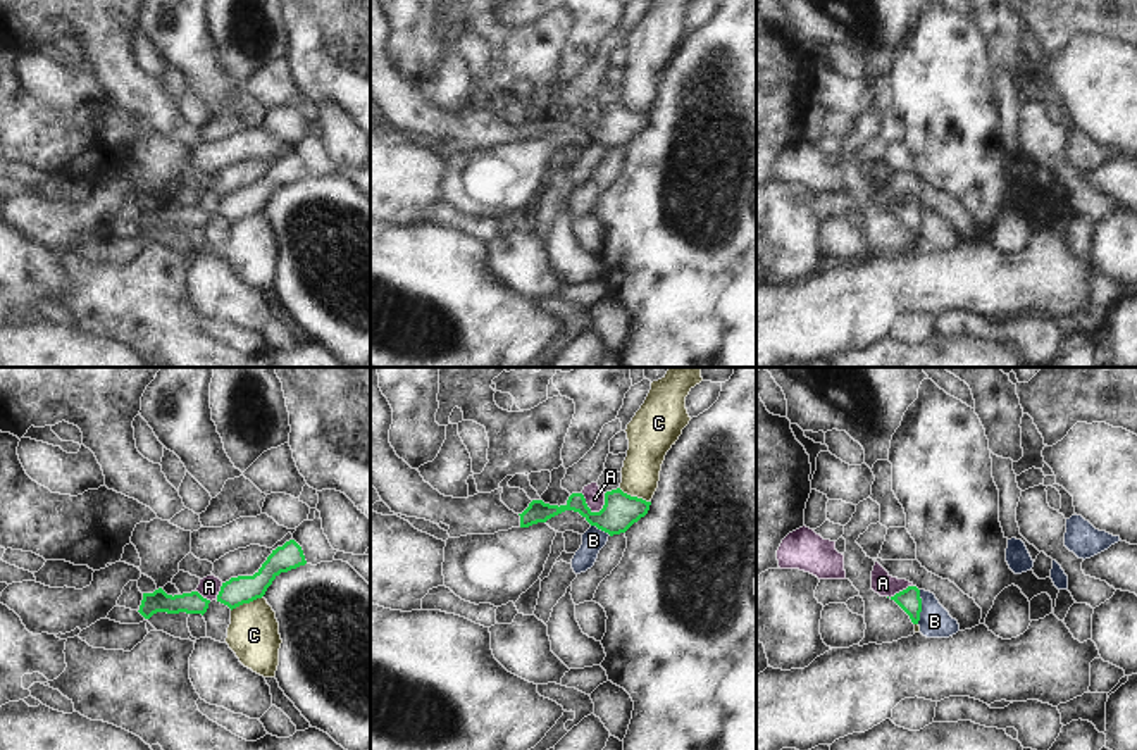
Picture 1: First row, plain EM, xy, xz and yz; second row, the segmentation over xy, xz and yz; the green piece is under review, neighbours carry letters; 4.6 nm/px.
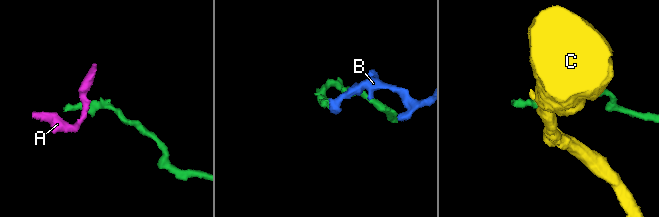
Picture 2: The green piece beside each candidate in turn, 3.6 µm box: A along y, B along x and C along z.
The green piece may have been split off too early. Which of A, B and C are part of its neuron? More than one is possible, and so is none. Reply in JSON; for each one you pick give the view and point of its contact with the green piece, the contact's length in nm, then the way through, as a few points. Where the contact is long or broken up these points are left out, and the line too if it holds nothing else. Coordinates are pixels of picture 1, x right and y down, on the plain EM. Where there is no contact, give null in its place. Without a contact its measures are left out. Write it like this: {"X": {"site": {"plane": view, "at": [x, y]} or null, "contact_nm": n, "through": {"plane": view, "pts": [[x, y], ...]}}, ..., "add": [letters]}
{"add": []}

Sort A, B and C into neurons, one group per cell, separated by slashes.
A / B / C

